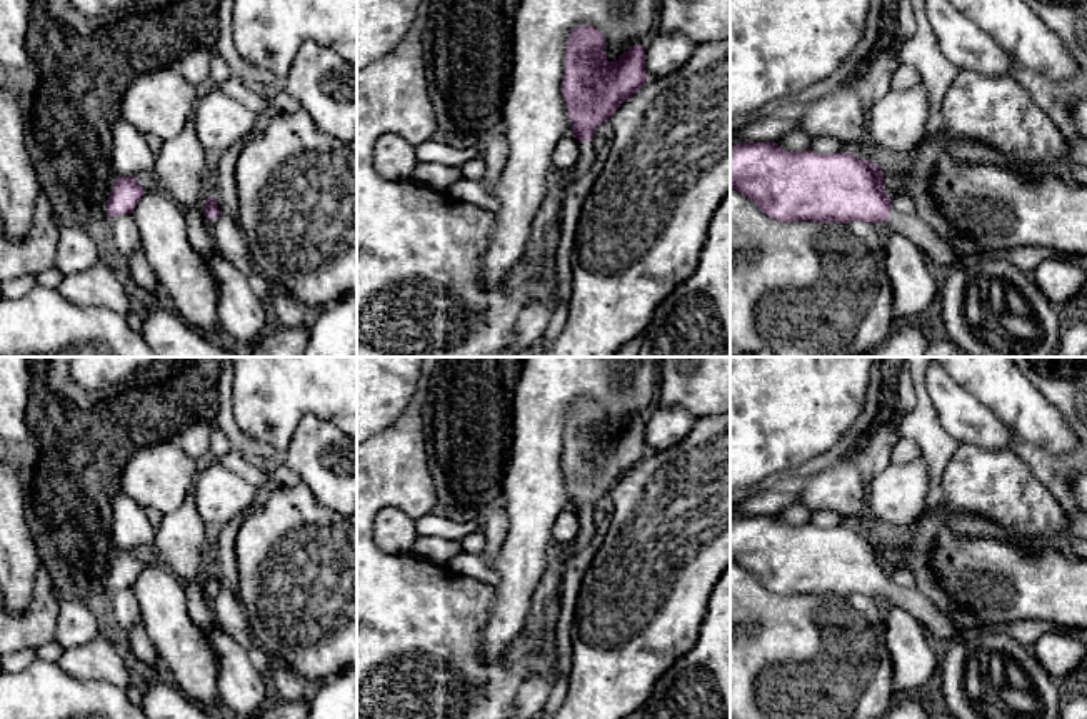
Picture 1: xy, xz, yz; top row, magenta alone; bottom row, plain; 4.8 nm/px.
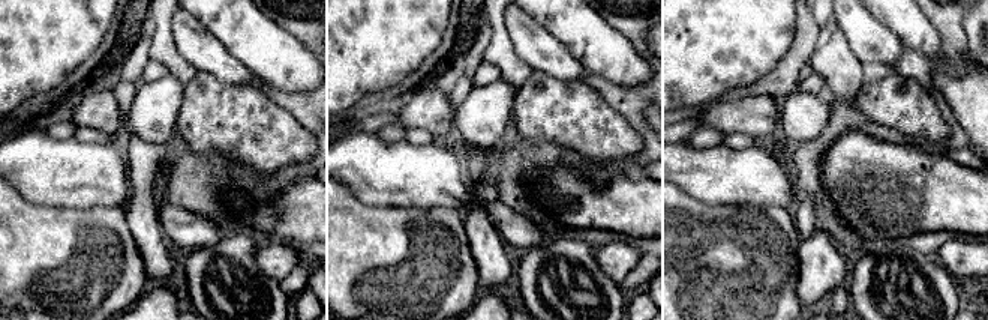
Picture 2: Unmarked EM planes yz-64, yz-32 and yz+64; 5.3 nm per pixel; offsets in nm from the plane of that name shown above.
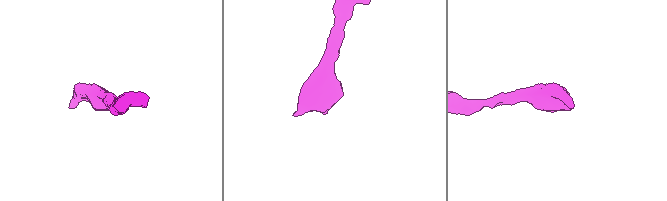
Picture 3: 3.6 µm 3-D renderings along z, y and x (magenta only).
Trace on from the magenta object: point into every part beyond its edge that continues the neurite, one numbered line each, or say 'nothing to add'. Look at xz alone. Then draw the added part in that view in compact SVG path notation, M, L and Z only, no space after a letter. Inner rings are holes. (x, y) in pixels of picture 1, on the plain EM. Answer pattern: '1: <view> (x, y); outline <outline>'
1: xz (586, 521); outline M590 514L579 515L579 534L574 539L574 546L569 549L565 557L572 557L582 551L585 551L594 539L595 534L595 520Z

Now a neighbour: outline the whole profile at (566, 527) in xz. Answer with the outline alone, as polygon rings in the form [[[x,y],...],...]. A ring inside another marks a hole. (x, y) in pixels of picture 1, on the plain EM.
[[[569,507],[554,522],[552,535],[555,542],[572,542],[579,534],[579,514]]]

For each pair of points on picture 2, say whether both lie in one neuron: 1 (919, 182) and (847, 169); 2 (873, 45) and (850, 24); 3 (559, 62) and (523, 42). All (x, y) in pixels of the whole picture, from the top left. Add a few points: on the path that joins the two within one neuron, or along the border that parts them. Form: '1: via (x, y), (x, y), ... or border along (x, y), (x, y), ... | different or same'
1: via (901, 182), (870, 182), (865, 178) | same
2: via (867, 39), (856, 29) | same
3: via (550, 57), (532, 42) | same

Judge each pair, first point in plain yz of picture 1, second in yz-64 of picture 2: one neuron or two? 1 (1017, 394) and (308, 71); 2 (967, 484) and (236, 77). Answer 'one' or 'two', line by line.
1: one
2: two

